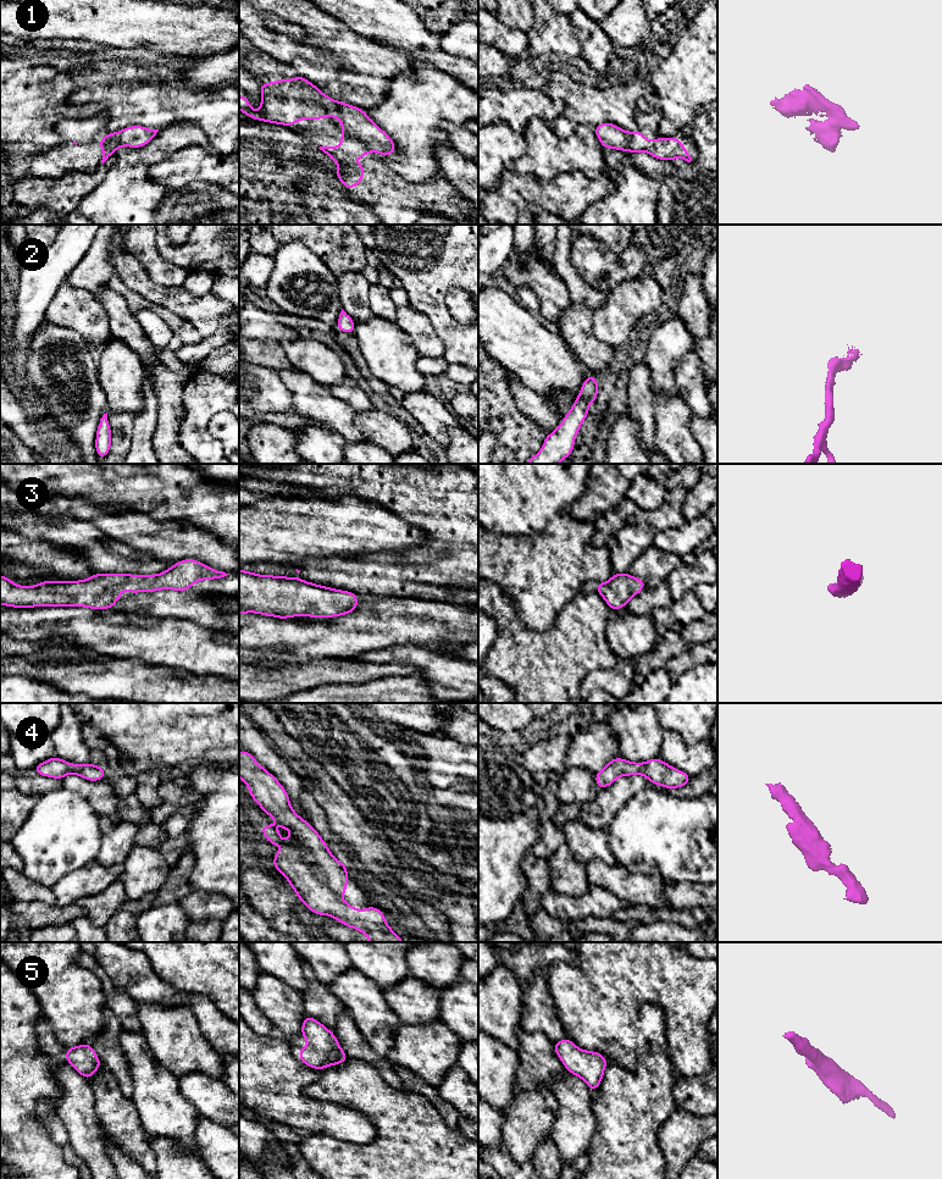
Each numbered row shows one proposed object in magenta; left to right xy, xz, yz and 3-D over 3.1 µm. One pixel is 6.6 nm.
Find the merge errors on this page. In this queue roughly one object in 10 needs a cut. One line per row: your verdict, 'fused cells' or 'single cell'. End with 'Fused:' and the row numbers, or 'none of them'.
1: single cell
2: single cell
3: single cell
4: single cell
5: single cell
Fused: none of them

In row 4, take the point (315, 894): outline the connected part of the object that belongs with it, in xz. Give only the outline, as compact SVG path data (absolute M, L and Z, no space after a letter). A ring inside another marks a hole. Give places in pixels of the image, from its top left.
M244 748L239 753L239 777L264 813L293 832L283 841L271 824L259 831L271 845L283 843L272 865L289 881L298 898L312 913L333 917L344 926L366 934L370 942L404 942L389 928L381 909L367 906L359 910L340 900L349 884L349 867L334 858L312 825L292 809L284 787Z

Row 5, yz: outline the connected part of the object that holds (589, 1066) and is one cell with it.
M569 1037L553 1044L554 1052L571 1074L580 1076L591 1089L595 1091L603 1079L608 1058L595 1051L578 1048Z

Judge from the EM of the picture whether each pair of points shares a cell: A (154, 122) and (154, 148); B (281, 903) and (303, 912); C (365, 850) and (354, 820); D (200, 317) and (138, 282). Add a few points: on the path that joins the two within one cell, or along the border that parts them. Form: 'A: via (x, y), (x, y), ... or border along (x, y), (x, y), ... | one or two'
A: border along (187, 122), (171, 122), (159, 129) | two
B: border along (289, 887), (292, 914), (305, 929) | two
C: via (365, 842), (354, 828) | one
D: via (184, 304), (177, 299), (154, 293) | one

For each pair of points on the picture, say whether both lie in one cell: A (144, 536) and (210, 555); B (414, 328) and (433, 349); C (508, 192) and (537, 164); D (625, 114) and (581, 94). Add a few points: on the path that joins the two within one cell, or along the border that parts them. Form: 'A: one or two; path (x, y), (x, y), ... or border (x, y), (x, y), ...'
A: one; path (160, 538), (194, 543)
B: one; path (417, 333), (428, 344)
C: two; border (521, 173), (543, 182), (557, 173)
D: one; path (614, 109), (608, 105), (592, 105)

